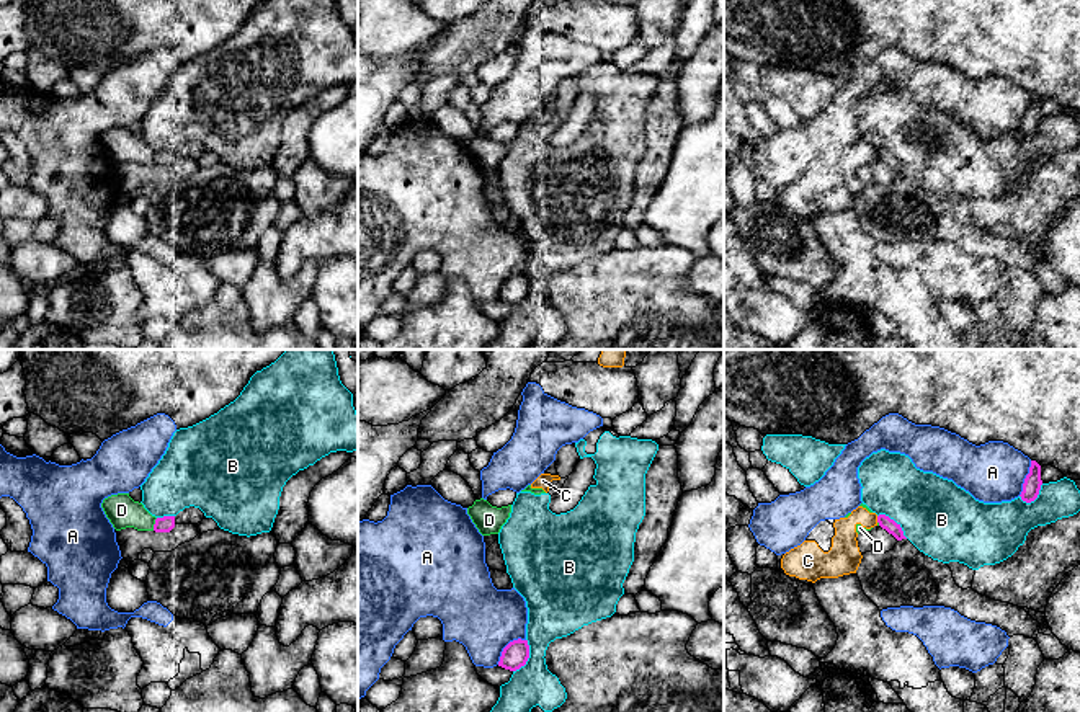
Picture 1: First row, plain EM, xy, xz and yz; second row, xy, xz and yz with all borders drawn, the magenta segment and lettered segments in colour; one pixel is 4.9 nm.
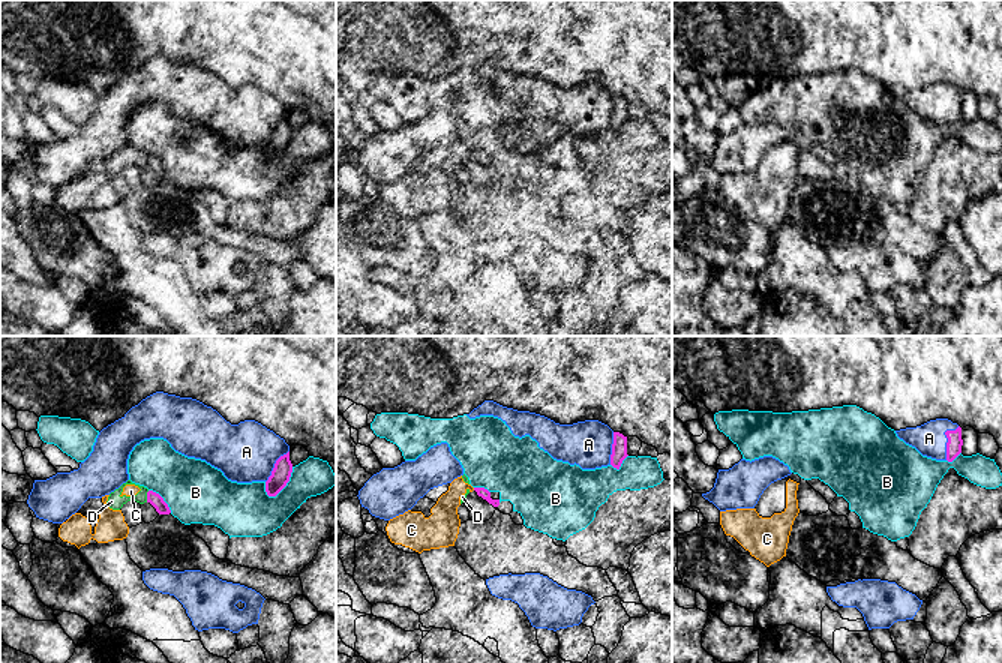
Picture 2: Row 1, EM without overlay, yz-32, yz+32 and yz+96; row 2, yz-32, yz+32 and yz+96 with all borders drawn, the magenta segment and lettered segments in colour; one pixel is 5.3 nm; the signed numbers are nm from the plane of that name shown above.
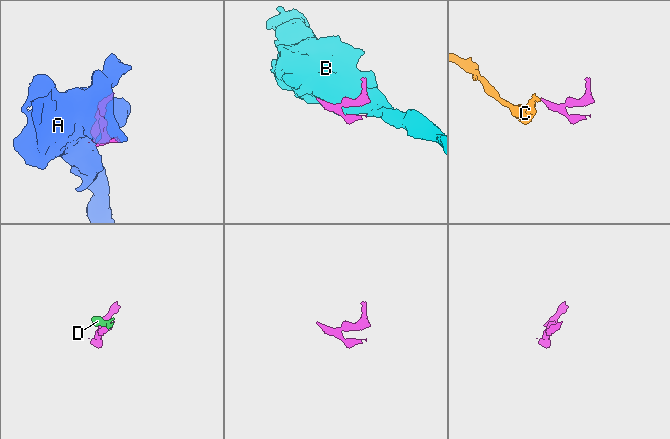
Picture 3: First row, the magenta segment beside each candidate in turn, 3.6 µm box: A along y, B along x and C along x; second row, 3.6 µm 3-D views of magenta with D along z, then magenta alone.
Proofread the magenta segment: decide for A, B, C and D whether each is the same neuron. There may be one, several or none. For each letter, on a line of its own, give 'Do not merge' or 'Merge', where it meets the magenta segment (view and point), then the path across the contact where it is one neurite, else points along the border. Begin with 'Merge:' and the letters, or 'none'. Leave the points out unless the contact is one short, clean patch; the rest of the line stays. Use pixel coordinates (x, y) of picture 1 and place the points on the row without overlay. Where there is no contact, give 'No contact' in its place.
Merge: A
A: Merge. Touches magenta at xz (507, 280)
B: Do not merge. Touches magenta at xz (528, 291)
C: Do not merge. Touches magenta at yz (878, 154)
D: Do not merge. Touches magenta at xy (154, 159)

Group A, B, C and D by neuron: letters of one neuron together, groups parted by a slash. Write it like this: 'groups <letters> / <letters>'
groups A / B / C D

